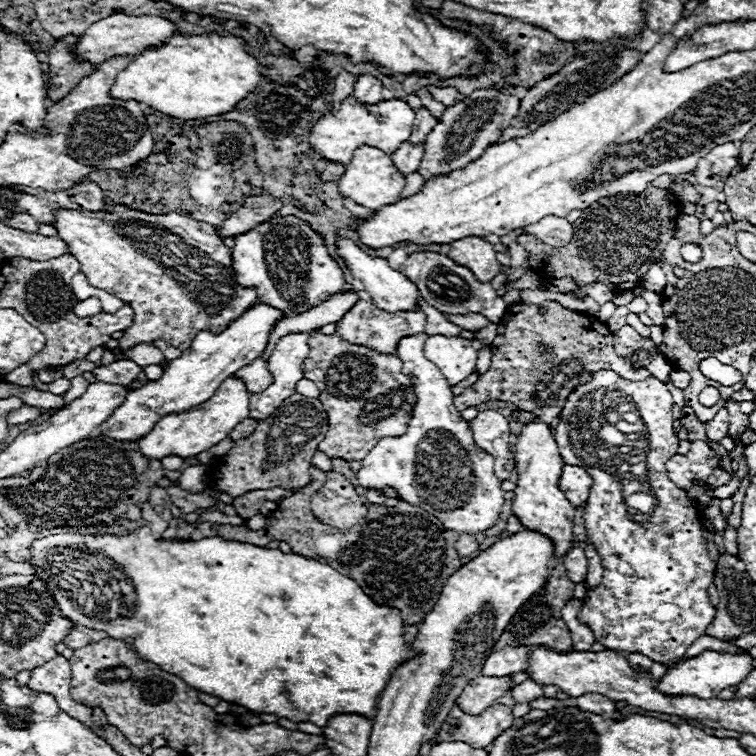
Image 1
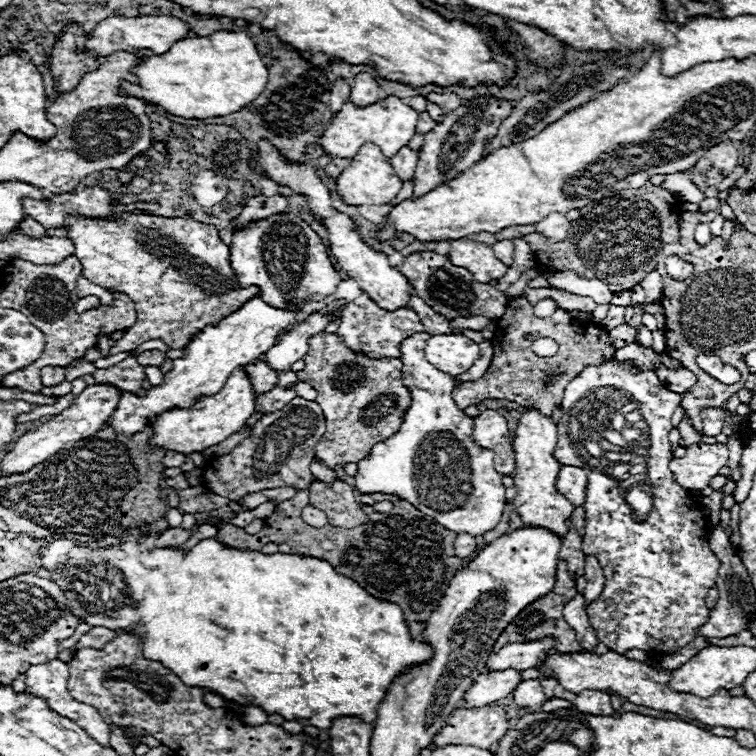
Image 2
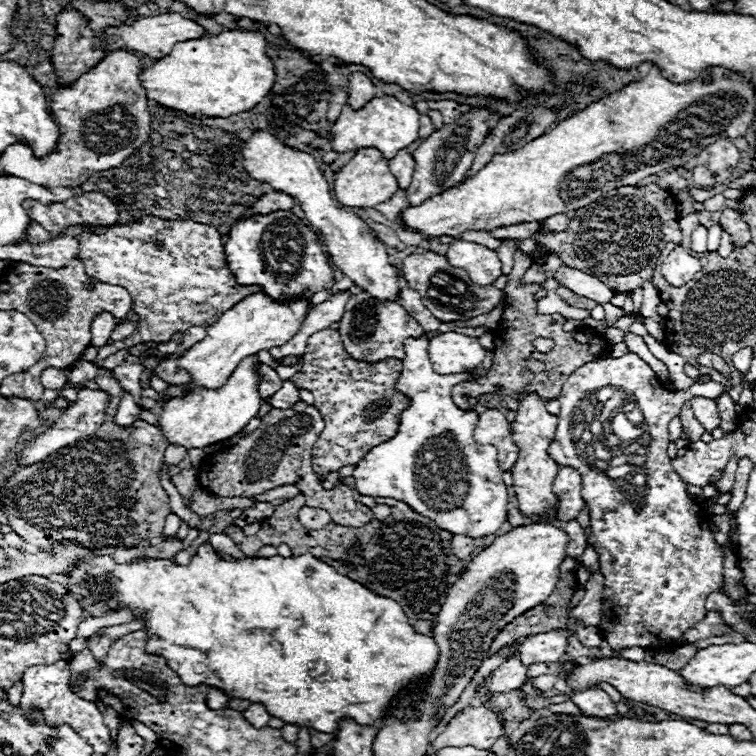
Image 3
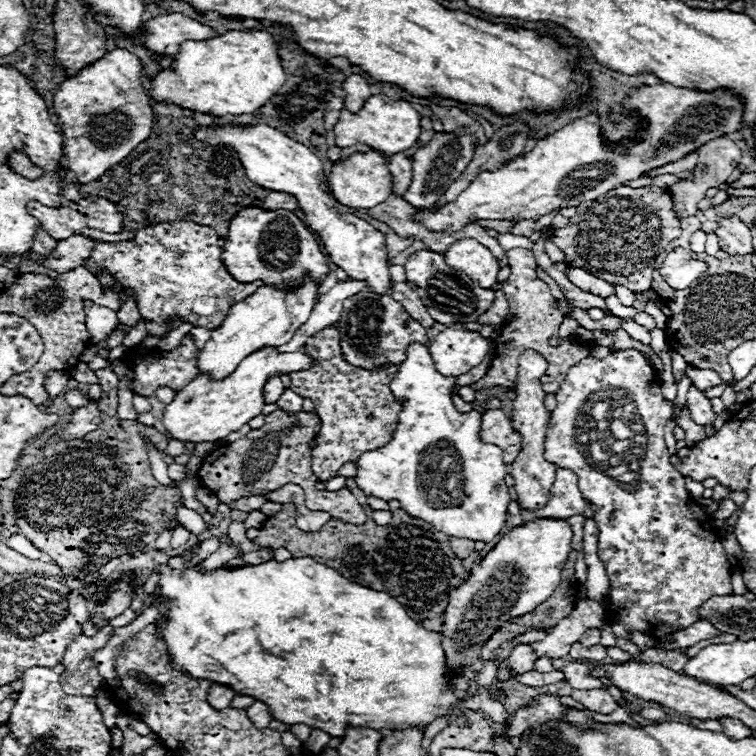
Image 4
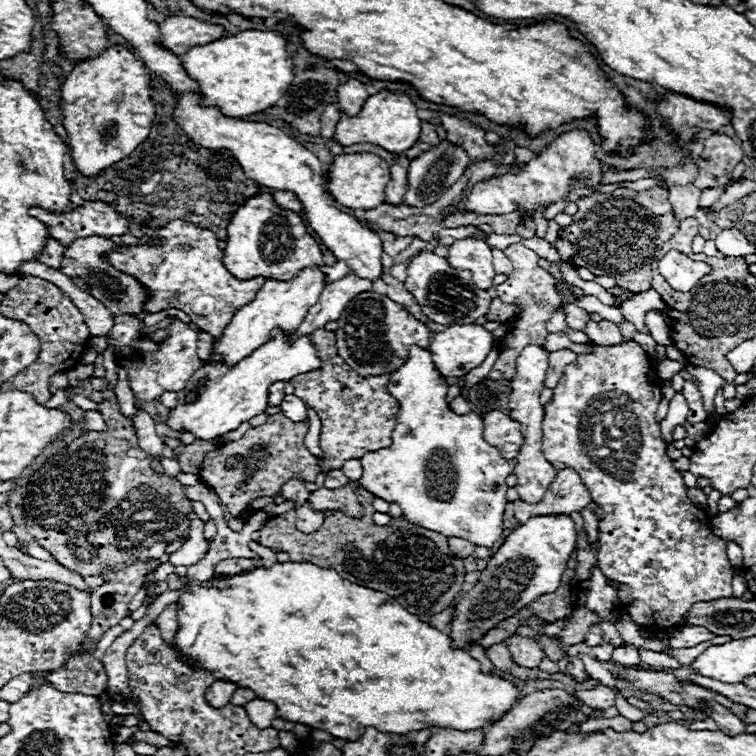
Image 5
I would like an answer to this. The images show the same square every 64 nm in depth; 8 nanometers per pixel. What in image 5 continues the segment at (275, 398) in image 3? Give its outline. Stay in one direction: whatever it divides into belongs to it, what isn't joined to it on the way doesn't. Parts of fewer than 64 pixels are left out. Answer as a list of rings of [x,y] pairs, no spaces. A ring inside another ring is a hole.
[[[286,394],[280,408],[282,408],[282,414],[292,418],[294,422],[300,422],[300,420],[306,418],[306,404],[294,394]]]

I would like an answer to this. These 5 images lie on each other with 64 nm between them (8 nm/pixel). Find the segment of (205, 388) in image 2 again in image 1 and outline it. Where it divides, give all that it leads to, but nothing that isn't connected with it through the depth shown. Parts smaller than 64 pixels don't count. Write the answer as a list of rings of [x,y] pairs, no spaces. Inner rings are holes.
[[[258,302],[256,306],[248,308],[240,318],[230,322],[230,326],[220,334],[202,330],[192,340],[190,350],[184,350],[180,358],[168,362],[160,380],[148,382],[138,390],[130,390],[126,394],[122,406],[118,406],[114,414],[110,414],[110,418],[106,418],[106,422],[100,426],[100,434],[132,442],[146,436],[156,426],[158,418],[166,414],[178,414],[182,410],[198,406],[200,402],[206,402],[226,378],[262,356],[268,344],[268,334],[274,322],[280,318],[284,318],[284,312]]]

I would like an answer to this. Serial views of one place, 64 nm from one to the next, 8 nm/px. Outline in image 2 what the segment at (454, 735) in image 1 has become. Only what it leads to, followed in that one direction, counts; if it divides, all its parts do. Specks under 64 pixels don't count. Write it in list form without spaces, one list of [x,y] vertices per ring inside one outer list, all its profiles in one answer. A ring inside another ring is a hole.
[[[486,706],[478,710],[456,708],[446,724],[434,738],[434,746],[446,744],[468,744],[482,750],[488,750],[496,744],[508,730],[508,718],[504,708]]]

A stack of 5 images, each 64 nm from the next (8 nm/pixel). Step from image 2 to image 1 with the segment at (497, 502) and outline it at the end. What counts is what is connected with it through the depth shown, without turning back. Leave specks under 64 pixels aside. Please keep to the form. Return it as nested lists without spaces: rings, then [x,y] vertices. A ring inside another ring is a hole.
[[[414,334],[398,340],[396,346],[396,356],[402,360],[402,372],[410,376],[412,388],[418,396],[418,402],[414,406],[408,432],[404,436],[396,438],[384,438],[380,440],[370,454],[362,460],[362,468],[358,470],[358,482],[364,488],[386,488],[392,486],[398,490],[398,496],[414,506],[422,506],[422,510],[434,514],[448,530],[456,532],[470,532],[478,534],[484,532],[486,528],[492,528],[500,508],[504,504],[504,490],[500,488],[500,480],[494,476],[494,458],[490,458],[488,452],[480,450],[470,434],[468,422],[462,420],[460,412],[452,404],[452,390],[442,376],[442,372],[424,356],[422,346],[426,342],[426,334]]]

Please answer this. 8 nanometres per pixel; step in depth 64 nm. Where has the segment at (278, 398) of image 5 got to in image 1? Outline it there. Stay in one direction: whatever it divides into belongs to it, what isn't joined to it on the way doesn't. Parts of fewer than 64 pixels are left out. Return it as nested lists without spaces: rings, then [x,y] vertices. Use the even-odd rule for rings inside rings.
[[[256,358],[250,366],[244,366],[238,374],[234,374],[236,378],[242,378],[242,382],[246,382],[246,388],[250,392],[260,392],[266,390],[272,384],[272,374],[268,372],[268,364],[262,358]]]

